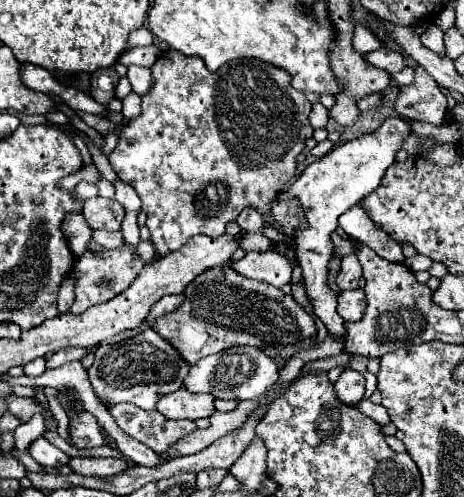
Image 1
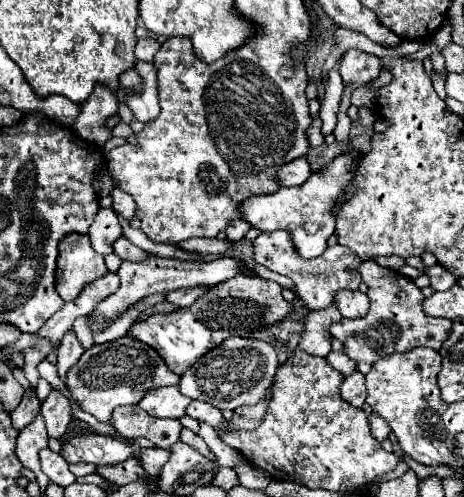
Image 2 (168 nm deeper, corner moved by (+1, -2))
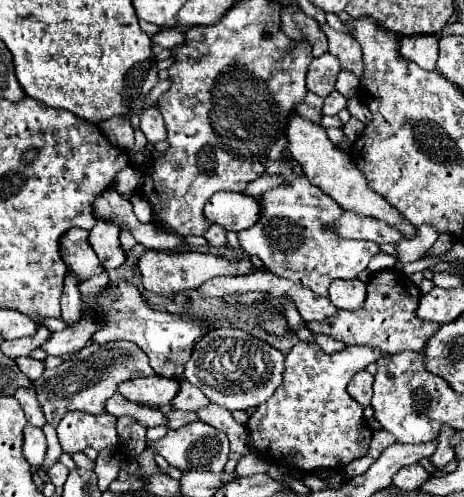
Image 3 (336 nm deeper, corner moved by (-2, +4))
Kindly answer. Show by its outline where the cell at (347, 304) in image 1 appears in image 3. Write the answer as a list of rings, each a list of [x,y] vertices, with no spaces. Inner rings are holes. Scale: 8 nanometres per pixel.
[[[358,278],[336,280],[330,286],[330,300],[340,310],[360,310],[366,300],[366,284]]]

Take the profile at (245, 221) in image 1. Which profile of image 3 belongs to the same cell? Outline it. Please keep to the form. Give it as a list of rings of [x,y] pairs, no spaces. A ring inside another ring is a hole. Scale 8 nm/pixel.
[[[212,224],[210,230],[204,234],[204,238],[212,244],[212,246],[224,246],[226,244],[226,232],[220,224]]]

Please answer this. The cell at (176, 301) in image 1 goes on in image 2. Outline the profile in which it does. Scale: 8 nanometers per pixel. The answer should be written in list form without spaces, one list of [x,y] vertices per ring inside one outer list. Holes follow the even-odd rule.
[[[193,286],[193,288],[181,288],[167,294],[167,300],[179,308],[191,306],[199,296],[203,296],[211,286]]]

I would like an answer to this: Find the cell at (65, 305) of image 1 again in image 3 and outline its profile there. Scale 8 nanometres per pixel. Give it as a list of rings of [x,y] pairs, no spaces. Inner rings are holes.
[[[68,230],[64,238],[60,238],[60,256],[68,266],[68,272],[72,272],[78,282],[88,280],[90,276],[102,274],[104,268],[100,260],[96,258],[90,242],[88,242],[88,230]]]

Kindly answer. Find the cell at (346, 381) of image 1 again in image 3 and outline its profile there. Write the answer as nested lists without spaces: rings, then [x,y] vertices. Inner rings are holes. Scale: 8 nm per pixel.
[[[360,370],[354,374],[354,378],[348,384],[348,394],[362,406],[370,406],[370,398],[372,398],[372,382],[374,376],[366,370]]]

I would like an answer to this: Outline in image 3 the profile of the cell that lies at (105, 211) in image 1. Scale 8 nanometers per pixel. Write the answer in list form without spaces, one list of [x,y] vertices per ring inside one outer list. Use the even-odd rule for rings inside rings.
[[[100,220],[90,230],[90,244],[106,270],[114,270],[122,266],[126,260],[118,234],[120,234],[120,226],[110,220]]]

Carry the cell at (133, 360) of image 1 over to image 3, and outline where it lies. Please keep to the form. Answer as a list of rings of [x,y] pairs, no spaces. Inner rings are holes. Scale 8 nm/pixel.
[[[88,342],[80,352],[72,354],[64,360],[58,368],[46,370],[36,380],[38,400],[46,414],[46,420],[58,424],[66,412],[80,410],[86,414],[104,414],[106,400],[118,392],[118,386],[126,380],[156,376],[152,366],[148,364],[148,356],[144,350],[134,346],[134,342],[108,342],[108,344],[94,344]]]

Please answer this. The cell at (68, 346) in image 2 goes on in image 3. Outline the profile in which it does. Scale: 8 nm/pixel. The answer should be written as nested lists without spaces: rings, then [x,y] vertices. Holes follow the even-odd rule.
[[[66,274],[64,280],[64,298],[62,298],[62,320],[72,326],[82,318],[82,300],[78,292],[78,282],[72,274]]]

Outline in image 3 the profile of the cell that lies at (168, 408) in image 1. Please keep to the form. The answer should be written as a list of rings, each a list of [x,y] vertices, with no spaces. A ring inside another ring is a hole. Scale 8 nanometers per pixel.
[[[150,376],[136,378],[120,384],[120,394],[138,404],[150,406],[170,406],[180,390],[180,382],[176,378]]]

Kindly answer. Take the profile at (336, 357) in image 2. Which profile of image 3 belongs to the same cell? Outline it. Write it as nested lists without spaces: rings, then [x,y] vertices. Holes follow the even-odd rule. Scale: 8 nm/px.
[[[314,334],[314,342],[328,354],[334,354],[334,352],[340,352],[340,350],[346,348],[344,342],[338,342],[338,340],[334,340],[330,336],[324,336],[324,334]]]

